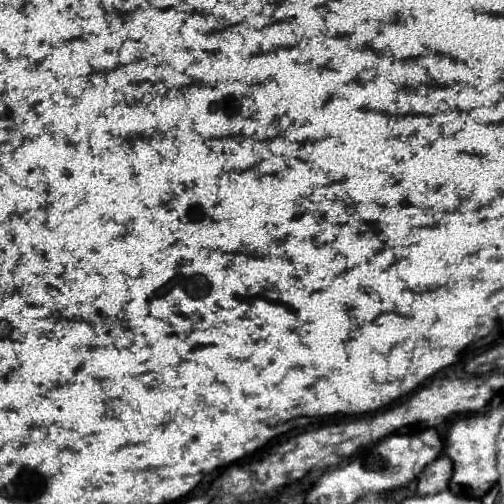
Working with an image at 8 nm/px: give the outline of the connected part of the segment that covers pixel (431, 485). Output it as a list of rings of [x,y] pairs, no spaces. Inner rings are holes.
[[[439,455],[417,475],[417,493],[437,493],[445,489],[451,479],[451,473],[453,461],[447,455]]]

